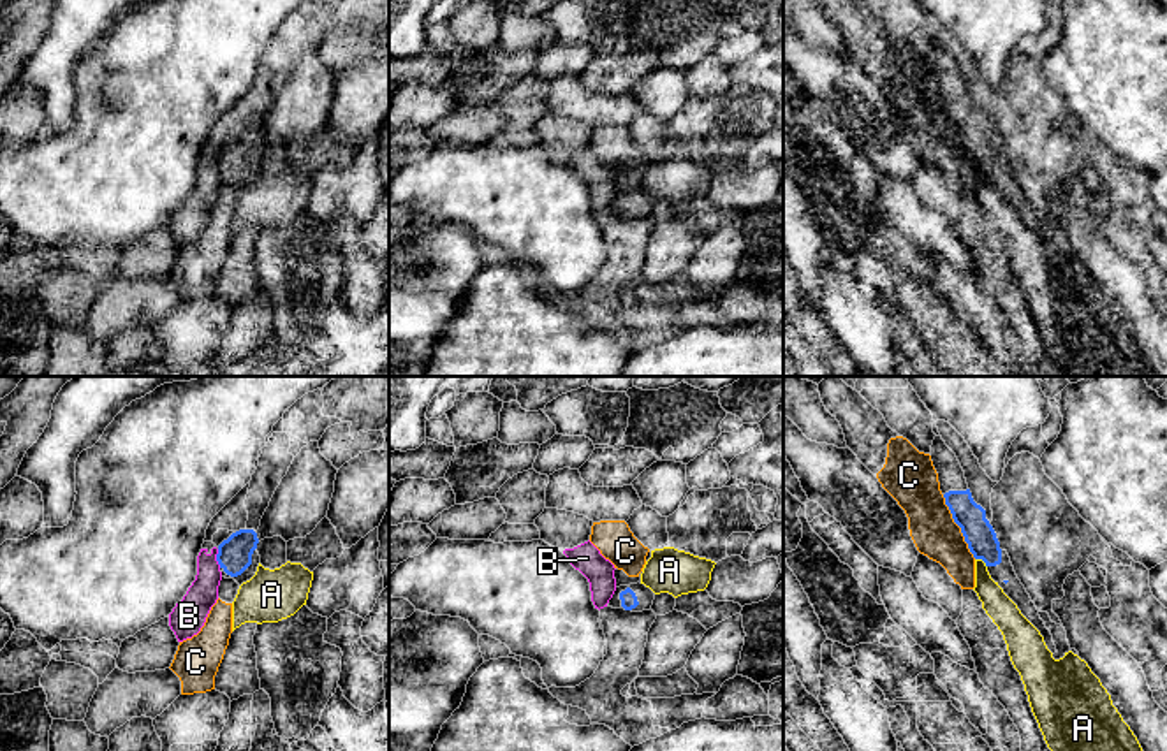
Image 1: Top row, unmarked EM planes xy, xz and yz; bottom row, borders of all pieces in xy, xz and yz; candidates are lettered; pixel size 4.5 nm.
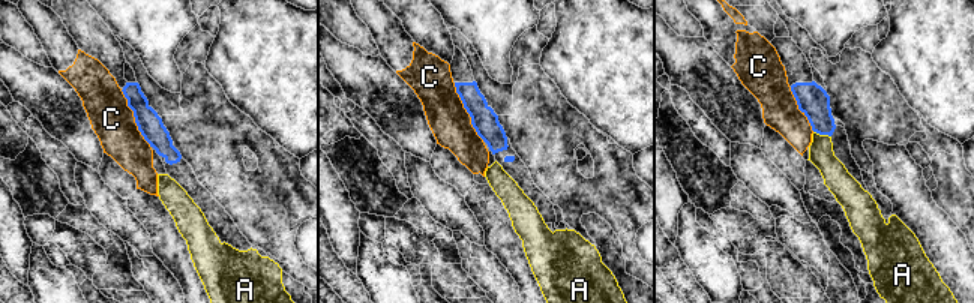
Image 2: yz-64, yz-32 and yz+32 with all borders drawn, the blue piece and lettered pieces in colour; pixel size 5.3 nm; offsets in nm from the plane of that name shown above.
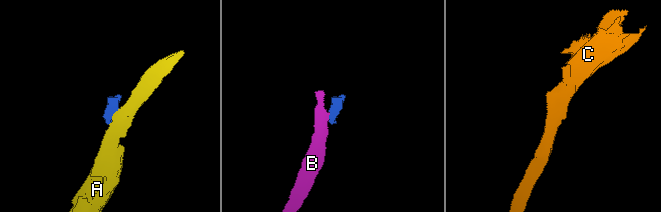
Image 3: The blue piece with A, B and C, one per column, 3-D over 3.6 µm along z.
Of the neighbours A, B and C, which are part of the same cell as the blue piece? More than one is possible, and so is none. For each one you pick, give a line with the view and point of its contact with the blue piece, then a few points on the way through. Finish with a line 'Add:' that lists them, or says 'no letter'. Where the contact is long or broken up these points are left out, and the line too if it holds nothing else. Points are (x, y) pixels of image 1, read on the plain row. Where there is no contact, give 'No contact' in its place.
Add: no letter

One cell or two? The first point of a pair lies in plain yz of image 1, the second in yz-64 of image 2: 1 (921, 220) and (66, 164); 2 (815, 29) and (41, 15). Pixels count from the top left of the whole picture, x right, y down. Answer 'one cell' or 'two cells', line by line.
1: two cells
2: two cells

